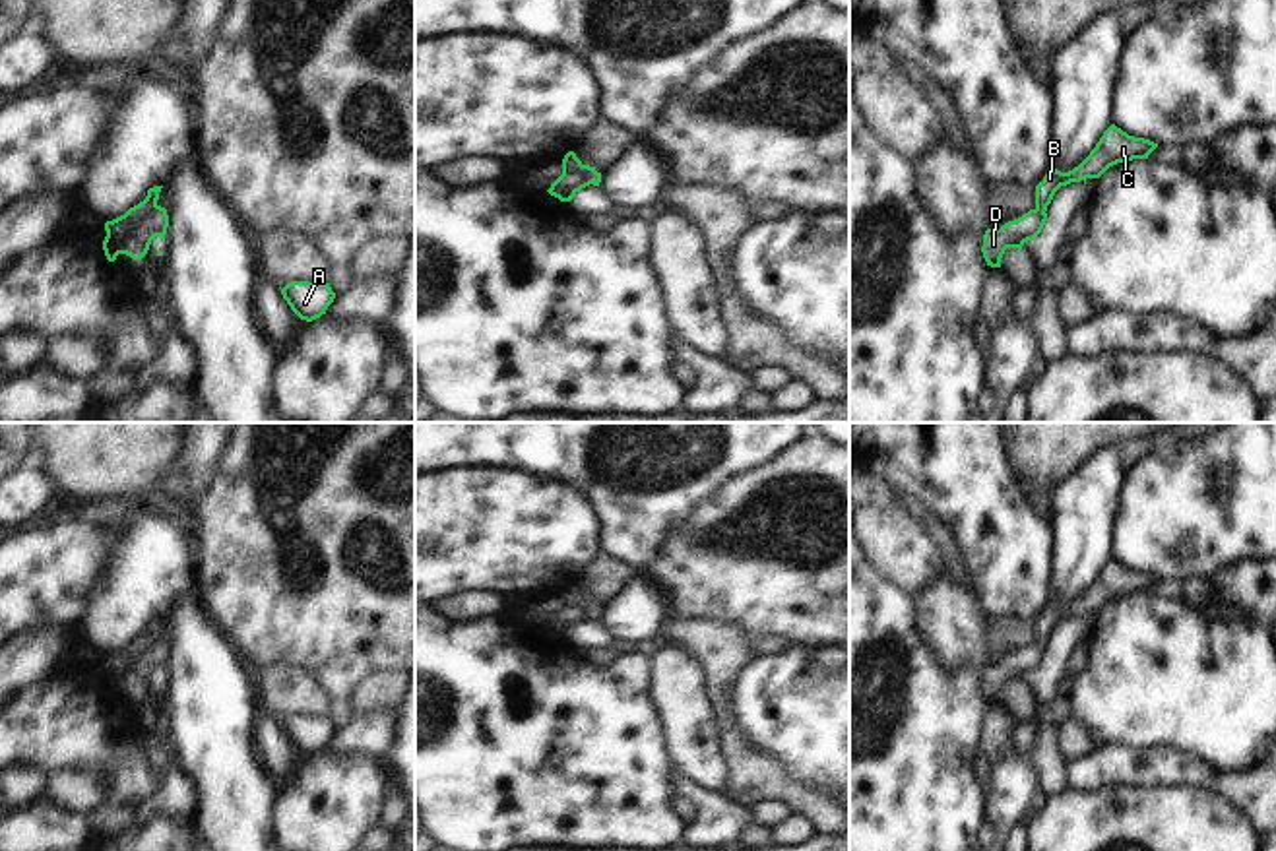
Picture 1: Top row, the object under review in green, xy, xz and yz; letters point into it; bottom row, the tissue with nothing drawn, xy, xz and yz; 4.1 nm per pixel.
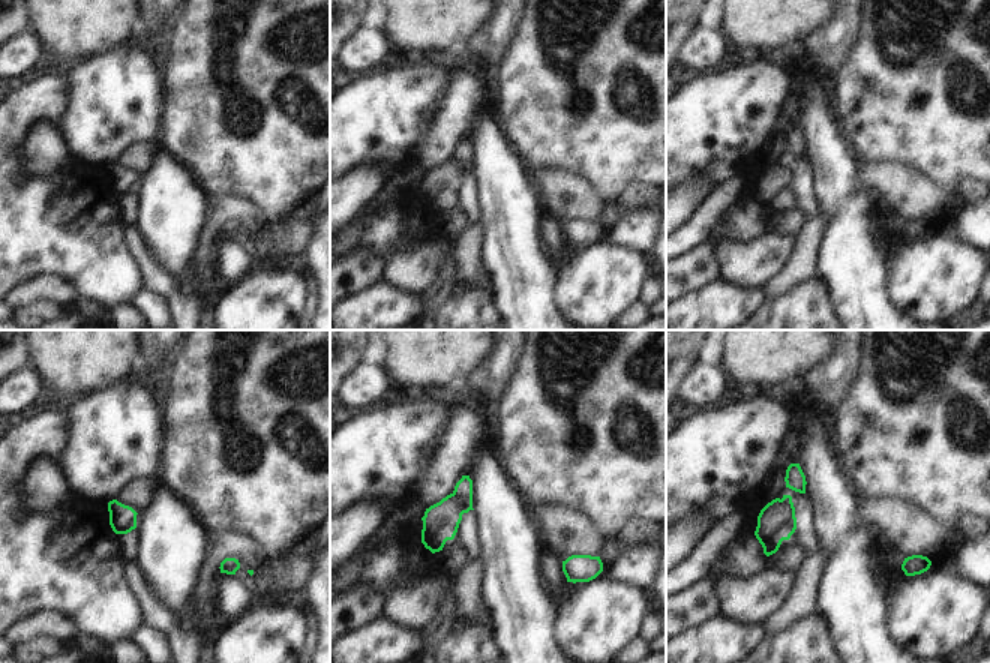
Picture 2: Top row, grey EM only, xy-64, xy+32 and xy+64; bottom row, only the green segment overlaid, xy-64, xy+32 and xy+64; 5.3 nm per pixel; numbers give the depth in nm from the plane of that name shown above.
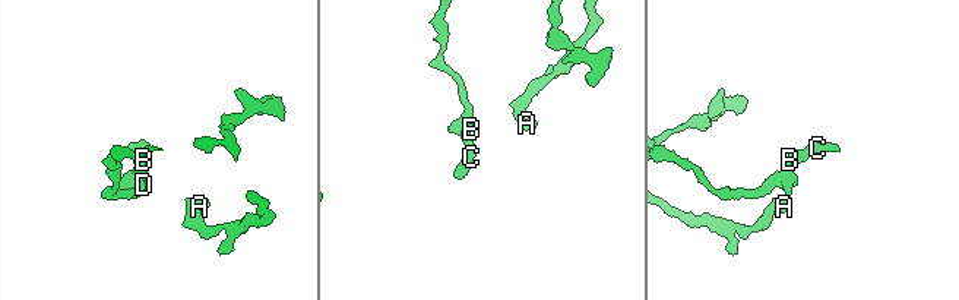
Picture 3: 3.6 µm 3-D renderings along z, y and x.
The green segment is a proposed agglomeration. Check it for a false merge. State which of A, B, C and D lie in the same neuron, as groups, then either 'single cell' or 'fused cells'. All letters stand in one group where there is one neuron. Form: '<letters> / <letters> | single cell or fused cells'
A B C D | single cell

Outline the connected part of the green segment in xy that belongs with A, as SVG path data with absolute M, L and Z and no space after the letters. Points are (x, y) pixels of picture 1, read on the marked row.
M291 281L281 289L283 299L291 310L306 322L312 322L326 314L334 302L335 293L330 283Z

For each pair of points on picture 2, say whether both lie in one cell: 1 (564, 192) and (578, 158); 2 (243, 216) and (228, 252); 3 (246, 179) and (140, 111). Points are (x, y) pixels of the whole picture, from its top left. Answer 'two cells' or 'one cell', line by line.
1: two cells
2: two cells
3: two cells

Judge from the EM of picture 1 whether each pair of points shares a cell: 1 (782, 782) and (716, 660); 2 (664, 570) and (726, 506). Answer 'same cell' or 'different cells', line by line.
1: same cell
2: same cell

